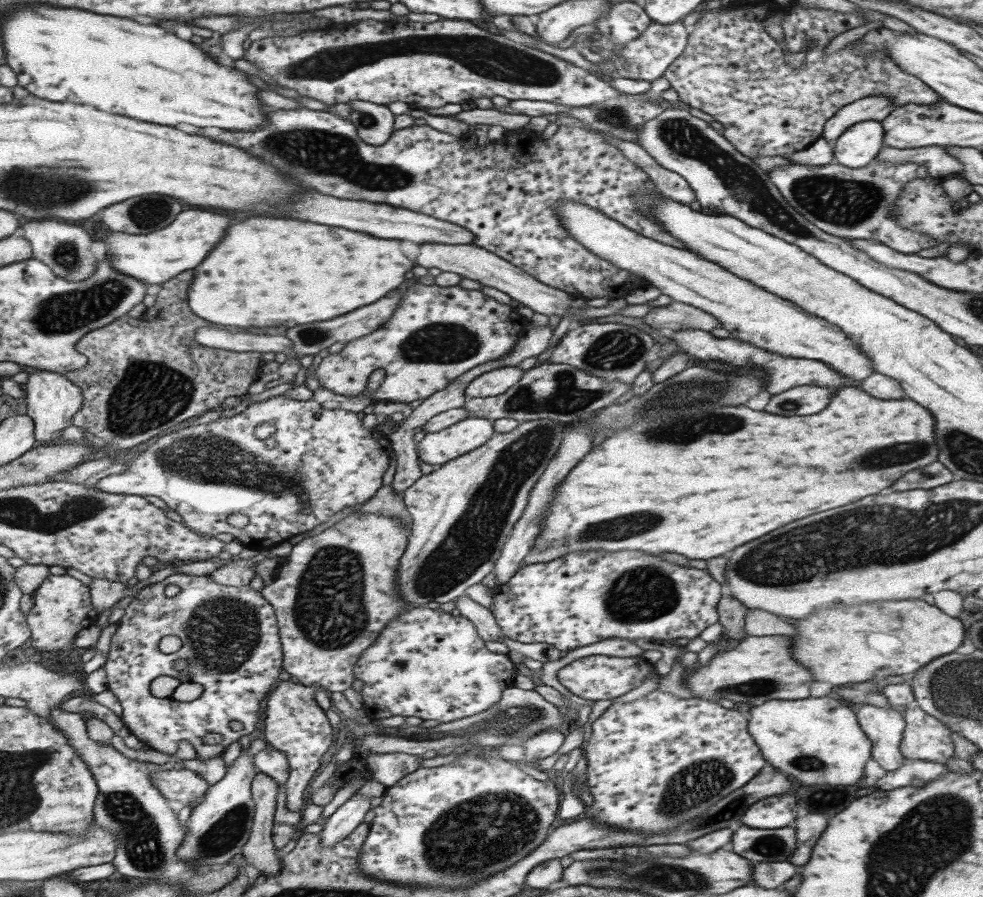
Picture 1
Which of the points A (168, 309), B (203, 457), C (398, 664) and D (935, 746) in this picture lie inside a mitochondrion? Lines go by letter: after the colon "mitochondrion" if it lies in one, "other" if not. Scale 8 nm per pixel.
A: other
B: mitochondrion
C: mitochondrion
D: other

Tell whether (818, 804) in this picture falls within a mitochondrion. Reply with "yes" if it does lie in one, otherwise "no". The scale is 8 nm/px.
no

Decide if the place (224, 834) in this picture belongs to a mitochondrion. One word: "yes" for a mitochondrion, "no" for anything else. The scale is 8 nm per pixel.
yes

